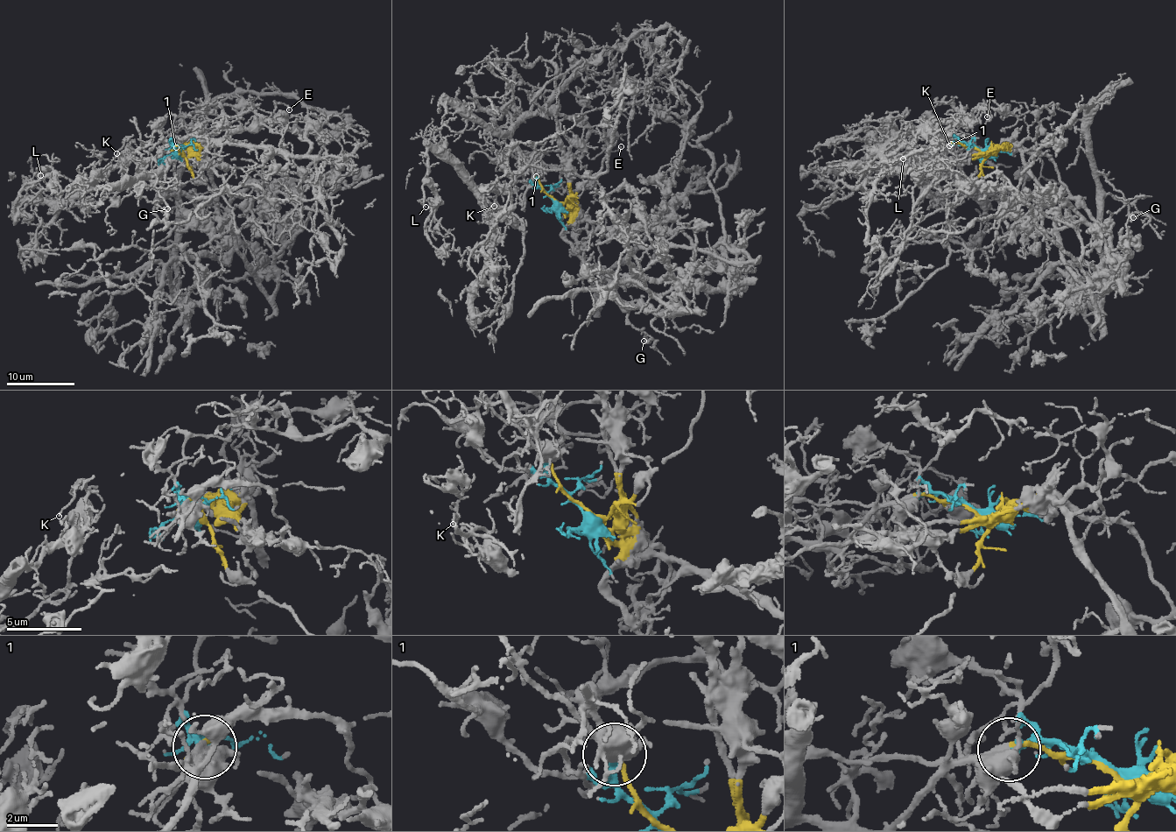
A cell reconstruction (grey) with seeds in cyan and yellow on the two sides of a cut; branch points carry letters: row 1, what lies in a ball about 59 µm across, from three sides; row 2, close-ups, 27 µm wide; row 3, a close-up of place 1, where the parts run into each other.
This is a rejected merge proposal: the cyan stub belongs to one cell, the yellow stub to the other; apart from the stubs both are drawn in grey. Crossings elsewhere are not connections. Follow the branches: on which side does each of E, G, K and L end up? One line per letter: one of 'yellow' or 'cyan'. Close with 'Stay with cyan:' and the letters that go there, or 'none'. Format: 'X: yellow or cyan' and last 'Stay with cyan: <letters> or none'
E: cyan
G: yellow
K: cyan
L: cyan
Stay with cyan: E, K, L

